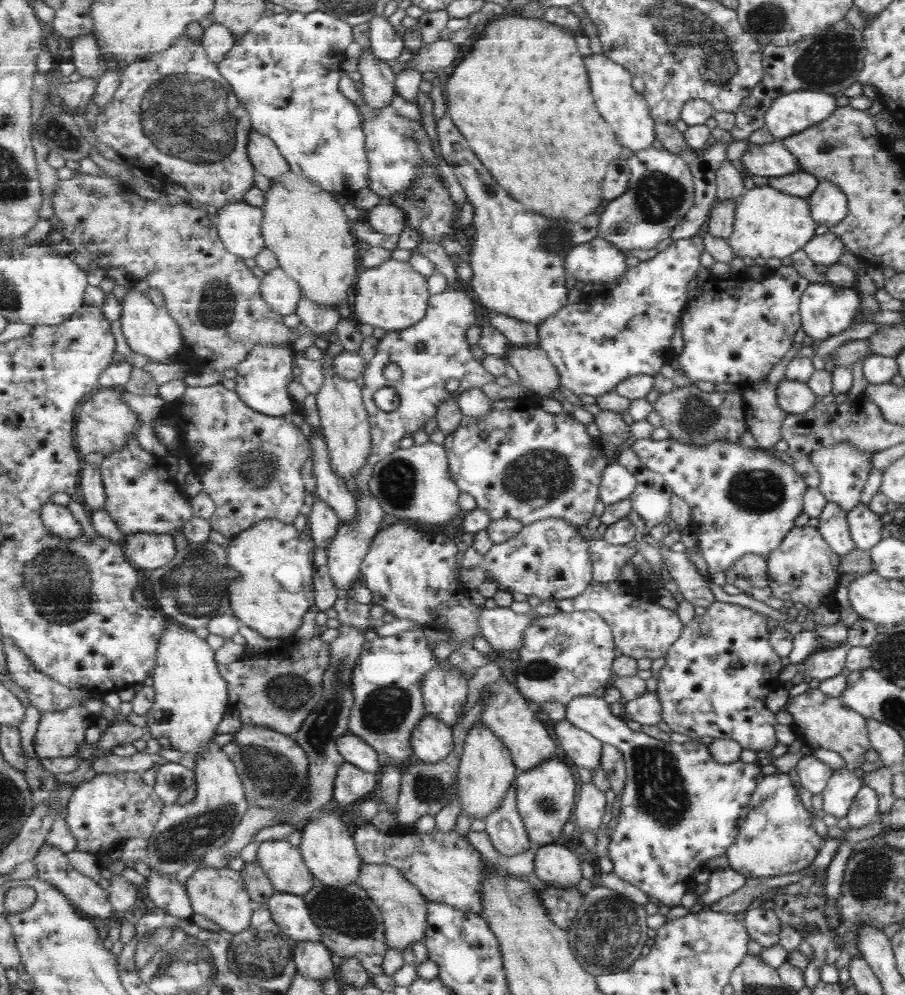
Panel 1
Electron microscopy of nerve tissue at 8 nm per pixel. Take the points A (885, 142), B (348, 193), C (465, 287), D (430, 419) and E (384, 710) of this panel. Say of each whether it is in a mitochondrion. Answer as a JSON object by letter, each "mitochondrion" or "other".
{"A":"other","B":"other","C":"other","D":"other","E":"mitochondrion"}

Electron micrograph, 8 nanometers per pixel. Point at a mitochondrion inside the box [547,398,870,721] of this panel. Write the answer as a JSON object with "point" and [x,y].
{"point":[758,491]}

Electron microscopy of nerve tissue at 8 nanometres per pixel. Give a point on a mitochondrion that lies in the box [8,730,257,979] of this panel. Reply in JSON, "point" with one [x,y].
{"point":[187,838]}

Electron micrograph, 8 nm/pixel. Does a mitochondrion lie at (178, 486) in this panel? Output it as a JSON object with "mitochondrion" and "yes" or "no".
{"mitochondrion":"no"}

